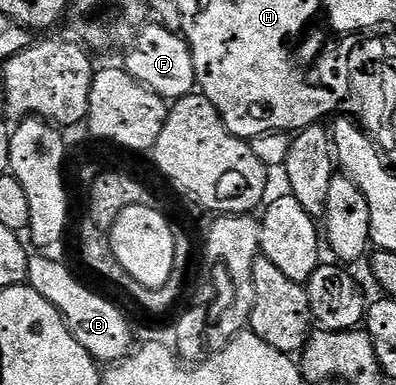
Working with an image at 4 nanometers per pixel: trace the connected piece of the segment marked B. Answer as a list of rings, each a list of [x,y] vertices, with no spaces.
[[[52,255],[29,256],[27,284],[63,315],[70,335],[74,335],[74,339],[78,339],[78,343],[86,347],[86,351],[95,361],[98,363],[123,361],[134,349],[132,329],[128,326],[123,311],[114,302],[107,301],[102,294],[87,289],[62,262],[48,256]]]

